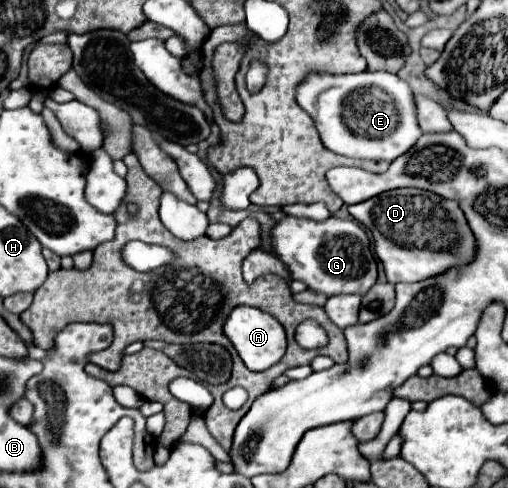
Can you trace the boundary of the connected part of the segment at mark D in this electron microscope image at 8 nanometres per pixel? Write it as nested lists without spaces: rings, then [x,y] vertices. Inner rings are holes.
[[[385,191],[357,205],[349,205],[349,213],[371,231],[375,253],[383,263],[389,283],[415,283],[427,277],[435,277],[449,267],[463,265],[475,259],[475,239],[459,205],[455,201],[441,199],[439,195],[433,195],[429,191]]]

